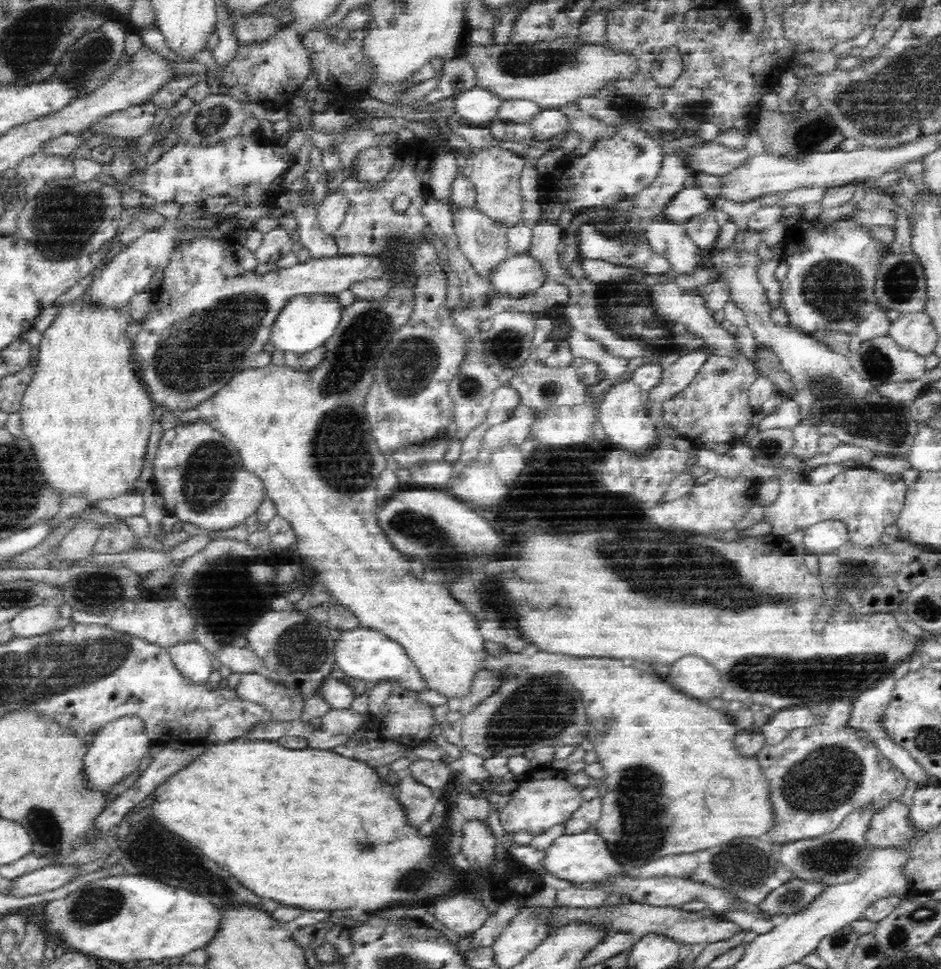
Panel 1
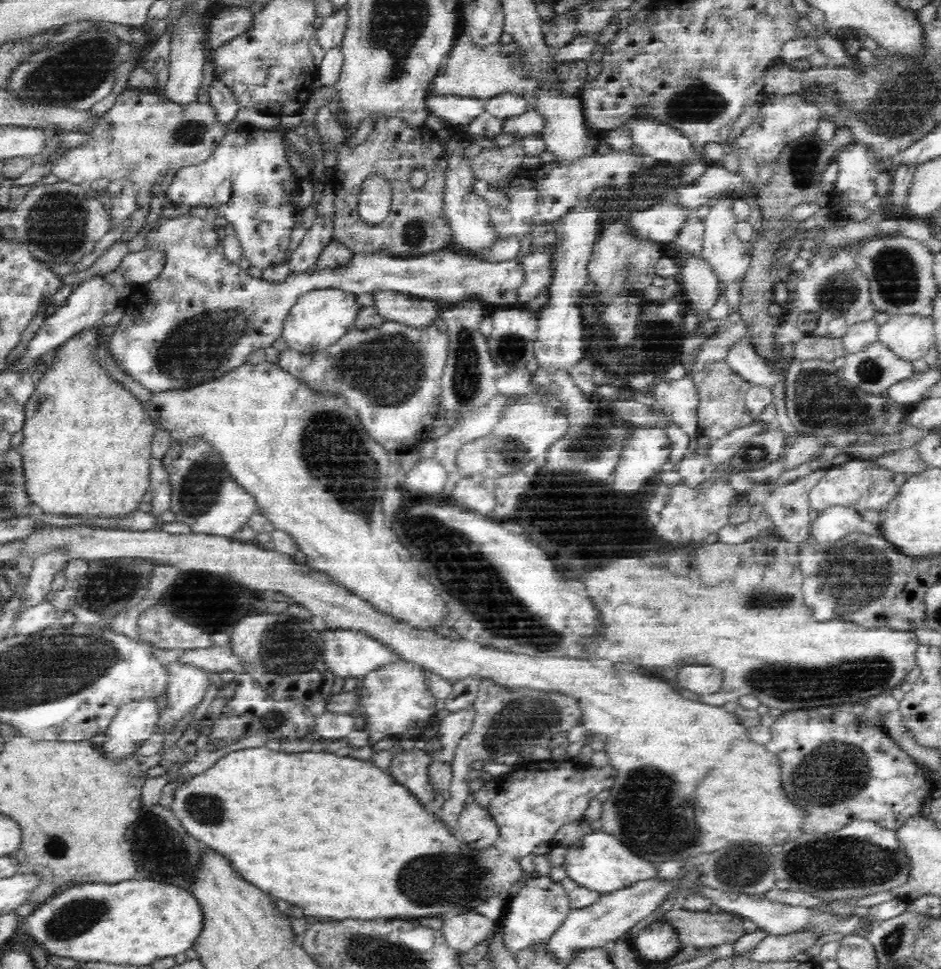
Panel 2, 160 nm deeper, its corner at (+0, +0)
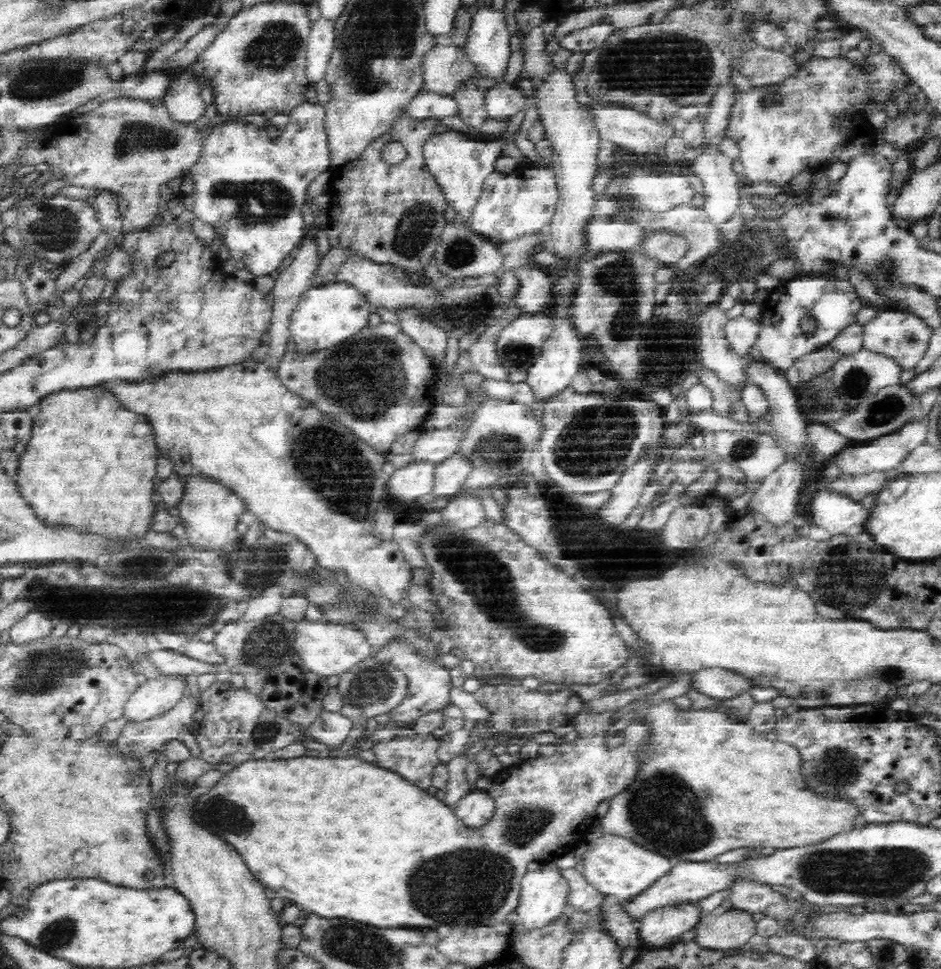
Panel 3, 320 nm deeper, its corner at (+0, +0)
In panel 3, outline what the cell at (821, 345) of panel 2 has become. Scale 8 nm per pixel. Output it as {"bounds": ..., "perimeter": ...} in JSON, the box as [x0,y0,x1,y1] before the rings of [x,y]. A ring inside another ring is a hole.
{"bounds":[794,343,842,380],"perimeter":[[[824,343],[820,347],[798,356],[794,364],[798,369],[799,378],[808,380],[810,376],[830,369],[842,355],[839,350],[835,349],[833,344]]]}

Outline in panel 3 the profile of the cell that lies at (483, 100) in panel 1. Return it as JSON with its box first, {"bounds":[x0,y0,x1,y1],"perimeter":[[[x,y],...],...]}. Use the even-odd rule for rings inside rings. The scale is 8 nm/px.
{"bounds":[405,91,462,118],"perimeter":[[[423,91],[405,108],[406,113],[416,118],[435,118],[444,116],[462,116],[462,110],[456,97],[432,91]]]}

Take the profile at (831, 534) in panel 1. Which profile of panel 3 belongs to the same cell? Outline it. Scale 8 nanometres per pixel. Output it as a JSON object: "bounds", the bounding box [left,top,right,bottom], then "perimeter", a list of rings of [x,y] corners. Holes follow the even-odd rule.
{"bounds":[809,491,869,537],"perimeter":[[[828,491],[818,492],[809,505],[812,512],[812,520],[816,526],[824,528],[829,537],[838,535],[847,535],[854,532],[863,533],[867,530],[867,522],[869,519],[869,511],[864,509],[862,504],[854,502],[849,498]]]}

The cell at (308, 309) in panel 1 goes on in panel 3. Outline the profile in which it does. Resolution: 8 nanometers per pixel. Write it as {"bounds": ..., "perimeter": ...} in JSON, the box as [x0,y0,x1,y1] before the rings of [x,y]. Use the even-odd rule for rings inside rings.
{"bounds":[288,283,370,351],"perimeter":[[[330,283],[321,287],[310,287],[292,310],[288,323],[289,338],[298,351],[319,351],[358,332],[366,325],[370,314],[370,302],[363,292],[346,283]]]}

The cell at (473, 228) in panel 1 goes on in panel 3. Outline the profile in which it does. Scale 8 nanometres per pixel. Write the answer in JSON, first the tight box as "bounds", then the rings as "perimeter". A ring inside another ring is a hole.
{"bounds":[424,127,507,230],"perimeter":[[[449,127],[443,134],[435,134],[426,142],[424,155],[431,173],[441,187],[444,201],[452,206],[456,218],[464,227],[471,230],[475,207],[480,202],[483,183],[488,175],[495,170],[495,159],[498,158],[507,142],[496,138],[493,142],[476,142],[465,137],[462,131]]]}

